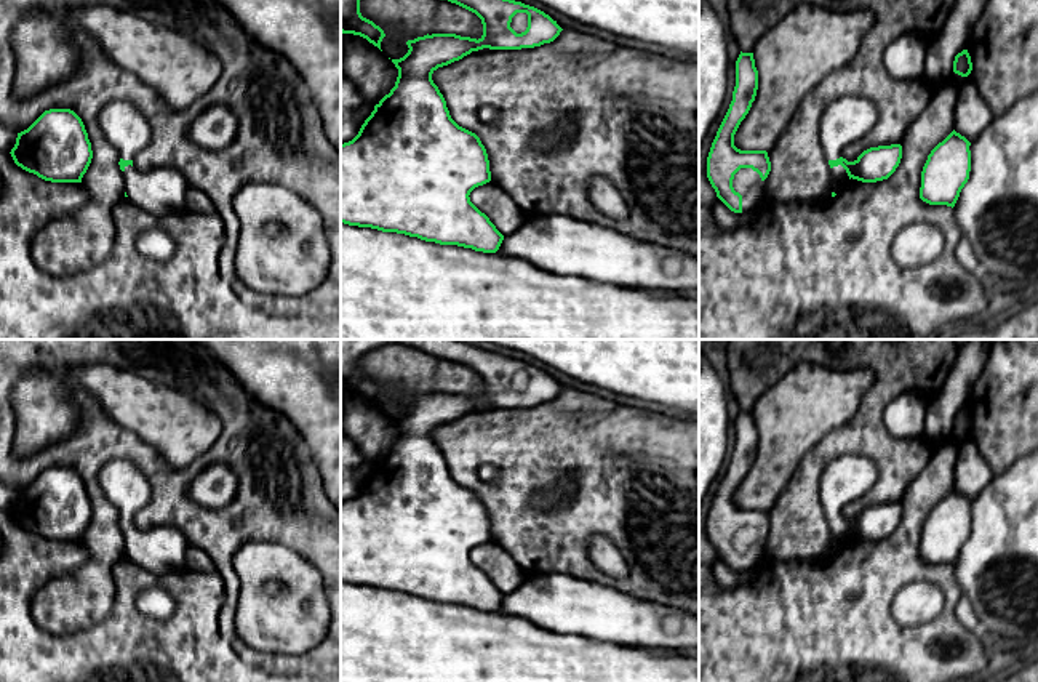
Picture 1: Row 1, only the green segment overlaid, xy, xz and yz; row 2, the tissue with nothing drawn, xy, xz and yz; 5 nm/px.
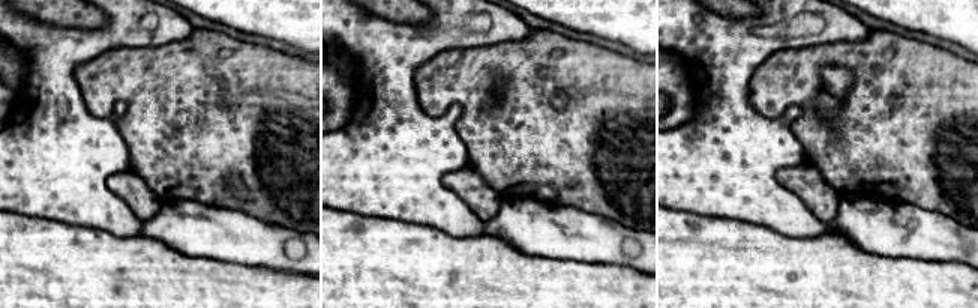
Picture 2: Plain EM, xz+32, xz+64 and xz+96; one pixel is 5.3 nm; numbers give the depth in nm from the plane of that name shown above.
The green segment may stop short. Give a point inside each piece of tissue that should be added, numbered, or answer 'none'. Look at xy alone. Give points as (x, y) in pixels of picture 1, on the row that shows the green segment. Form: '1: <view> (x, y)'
1: xy (125, 127)
2: xy (160, 191)

